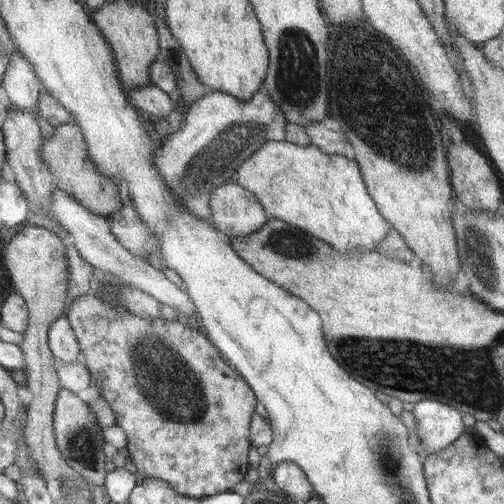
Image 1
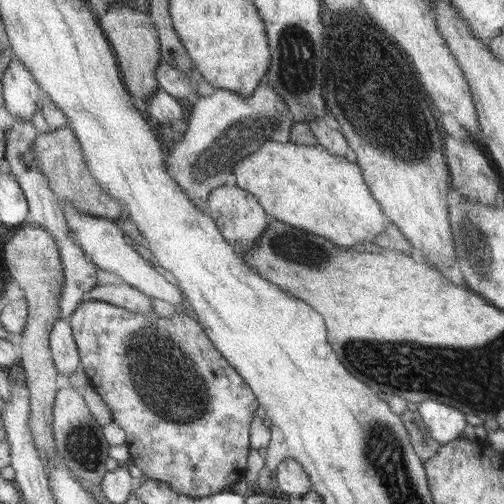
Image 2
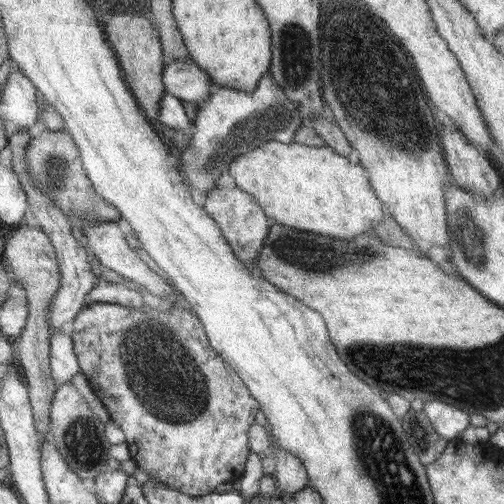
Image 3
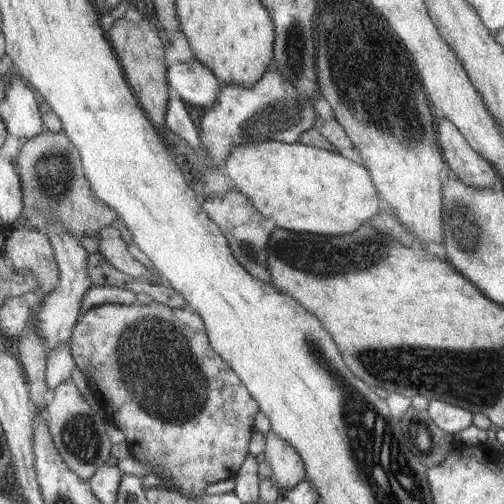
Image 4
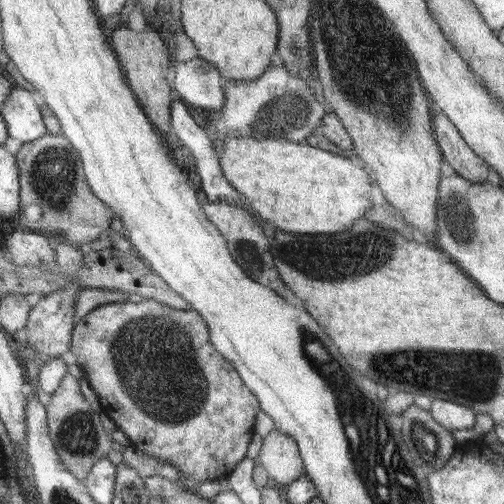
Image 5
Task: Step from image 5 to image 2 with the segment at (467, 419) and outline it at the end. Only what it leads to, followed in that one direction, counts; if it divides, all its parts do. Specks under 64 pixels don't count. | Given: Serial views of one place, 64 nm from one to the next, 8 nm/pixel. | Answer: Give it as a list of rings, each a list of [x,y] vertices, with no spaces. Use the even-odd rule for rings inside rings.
[[[421,402],[417,414],[423,418],[425,426],[429,428],[431,438],[441,442],[441,446],[461,438],[461,434],[467,428],[465,414],[441,402]]]

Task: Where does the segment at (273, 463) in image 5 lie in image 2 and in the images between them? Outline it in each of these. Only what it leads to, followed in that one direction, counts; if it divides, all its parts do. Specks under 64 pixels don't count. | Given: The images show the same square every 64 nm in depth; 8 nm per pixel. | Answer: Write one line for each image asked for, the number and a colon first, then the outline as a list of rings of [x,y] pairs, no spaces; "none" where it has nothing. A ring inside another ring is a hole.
2: [[[285,460],[279,468],[277,468],[277,472],[275,472],[275,480],[277,480],[277,484],[279,484],[279,490],[285,494],[285,496],[289,496],[289,498],[293,498],[295,502],[299,500],[299,498],[305,498],[311,490],[313,490],[313,484],[311,484],[311,478],[309,478],[309,474],[305,472],[305,468],[297,462],[297,460]]]
3: [[[271,432],[271,442],[273,442],[273,446],[267,454],[275,460],[277,468],[275,468],[273,478],[277,480],[283,496],[293,496],[301,490],[305,490],[307,486],[311,486],[309,472],[307,472],[305,464],[301,462],[301,458],[297,458],[287,448],[283,448],[273,432]]]
4: [[[277,432],[267,434],[267,450],[263,454],[263,462],[269,464],[273,474],[271,480],[279,488],[291,490],[307,480],[305,460],[299,456],[299,450]]]

